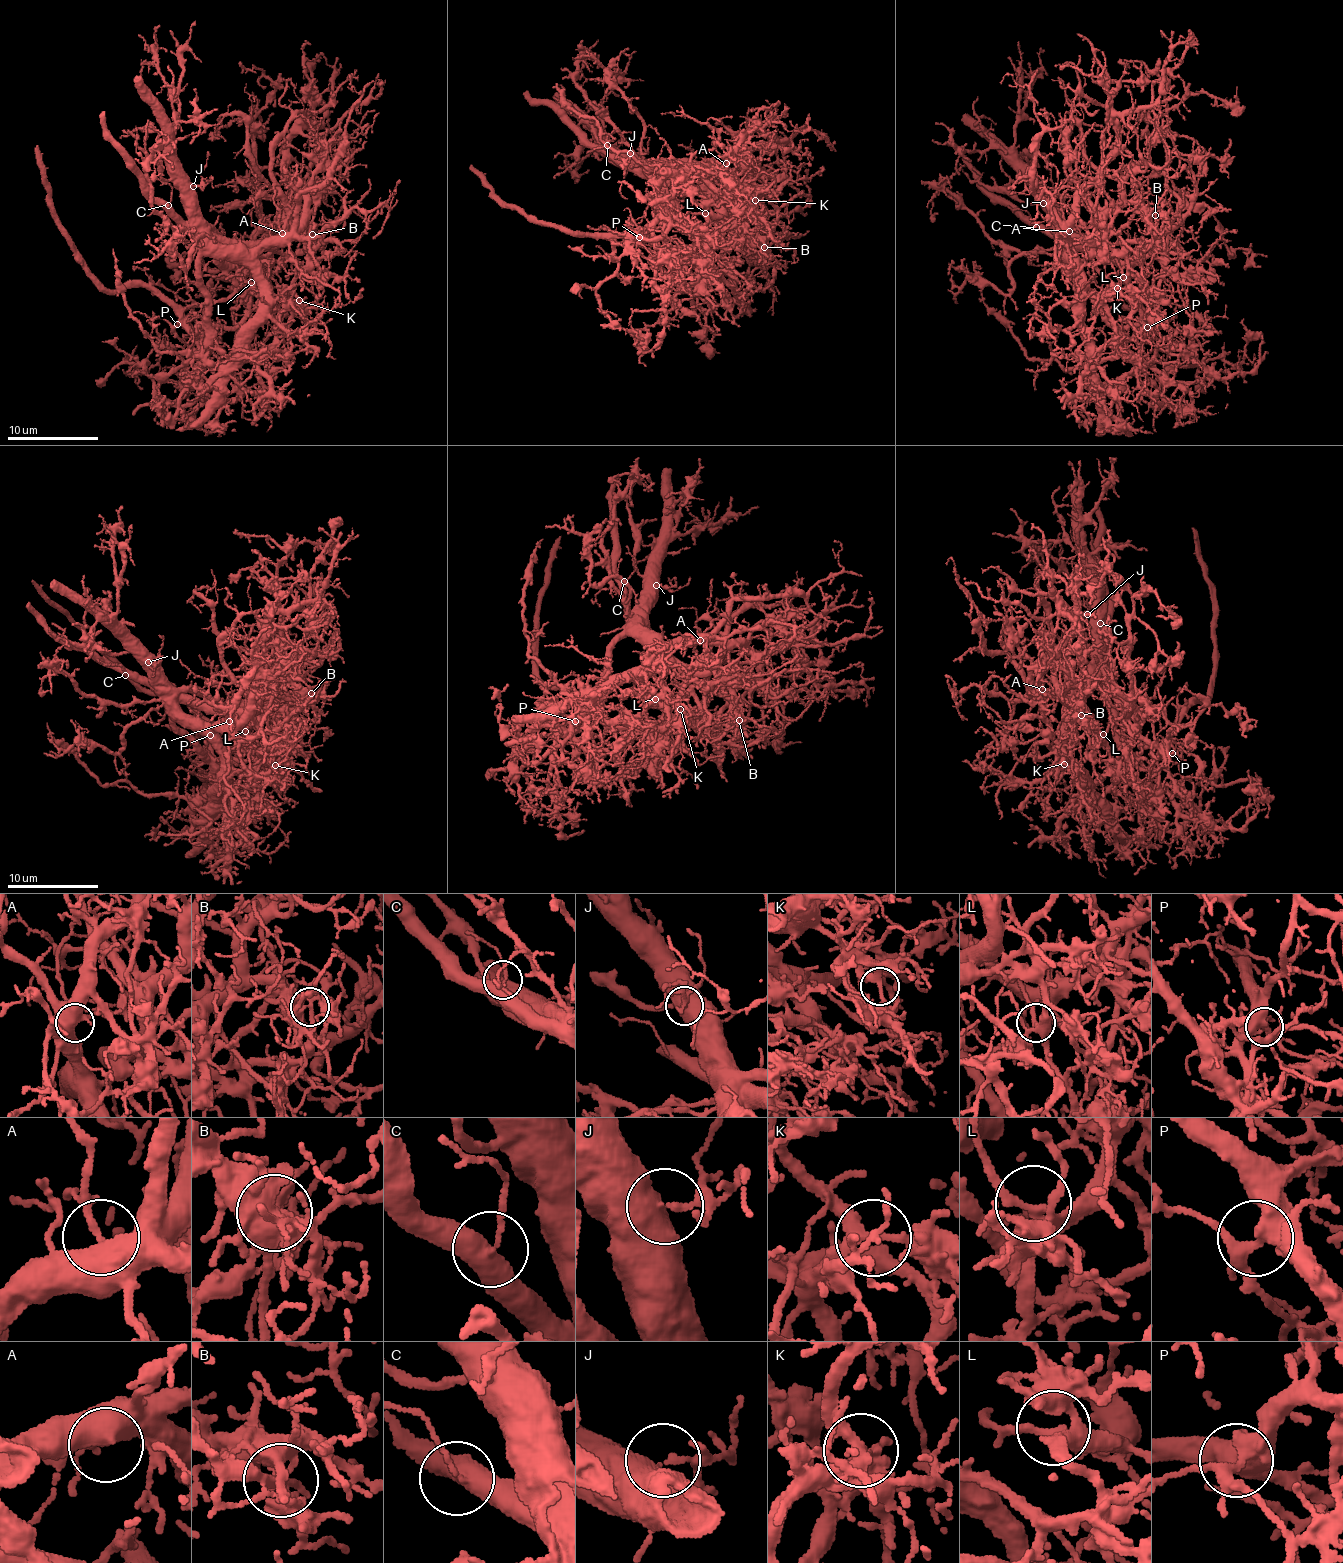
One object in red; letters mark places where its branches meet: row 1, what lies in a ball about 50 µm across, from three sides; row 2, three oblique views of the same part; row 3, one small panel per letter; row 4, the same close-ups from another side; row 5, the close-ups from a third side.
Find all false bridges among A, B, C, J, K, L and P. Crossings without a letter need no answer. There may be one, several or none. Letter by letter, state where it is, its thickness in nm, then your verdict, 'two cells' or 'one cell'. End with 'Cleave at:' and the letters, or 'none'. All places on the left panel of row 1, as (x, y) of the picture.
A: (282, 233) | 320 nm | one cell
B: (312, 234) | 240 nm | two cells
C: (168, 205) | 280 nm | one cell
J: (193, 186) | 360 nm | one cell
K: (299, 300) | 280 nm | two cells
L: (251, 282) | 240 nm | one cell
P: (177, 324) | 380 nm | one cell
Cleave at: B, K

